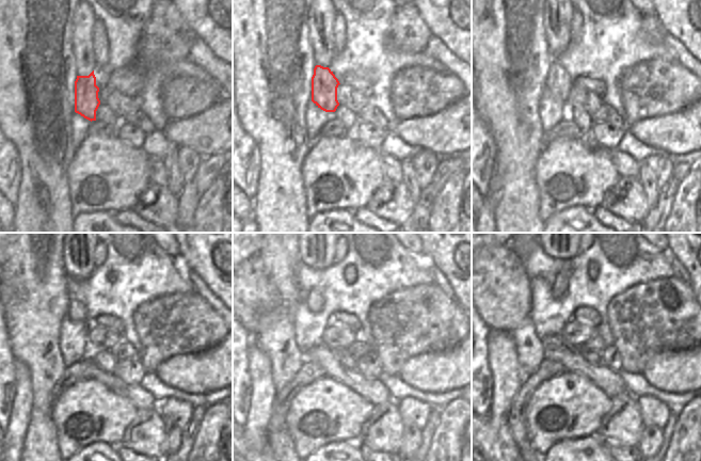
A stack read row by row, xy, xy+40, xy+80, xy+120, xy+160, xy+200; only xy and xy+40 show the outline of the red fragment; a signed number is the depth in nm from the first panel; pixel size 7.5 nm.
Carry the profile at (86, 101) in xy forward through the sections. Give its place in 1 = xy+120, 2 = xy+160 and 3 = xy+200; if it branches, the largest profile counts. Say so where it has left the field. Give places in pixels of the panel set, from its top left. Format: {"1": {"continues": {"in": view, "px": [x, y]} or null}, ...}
{"1": {"continues": {"in": "xy+120", "px": [77, 312]}}, "2": {"continues": {"in": "xy+160", "px": [314, 301]}}, "3": {"continues": {"in": "xy+200", "px": [560, 284]}}}

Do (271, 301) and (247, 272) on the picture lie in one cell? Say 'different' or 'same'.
same

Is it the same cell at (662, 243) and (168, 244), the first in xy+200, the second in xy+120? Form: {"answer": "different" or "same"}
{"answer": "same"}

